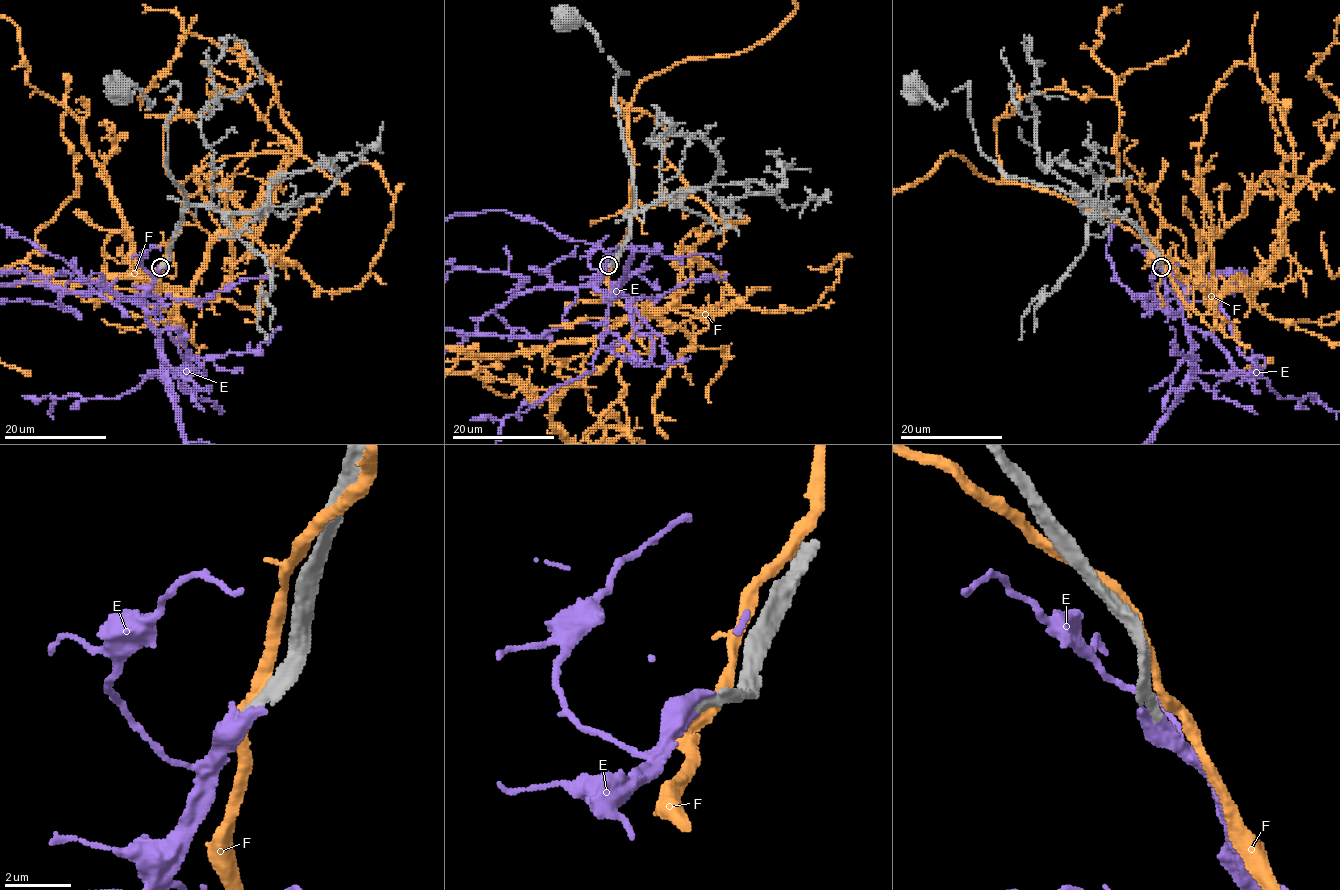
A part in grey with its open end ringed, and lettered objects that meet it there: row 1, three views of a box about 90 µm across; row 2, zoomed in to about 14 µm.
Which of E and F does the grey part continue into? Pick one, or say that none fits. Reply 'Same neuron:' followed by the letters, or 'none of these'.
Same neuron: E

